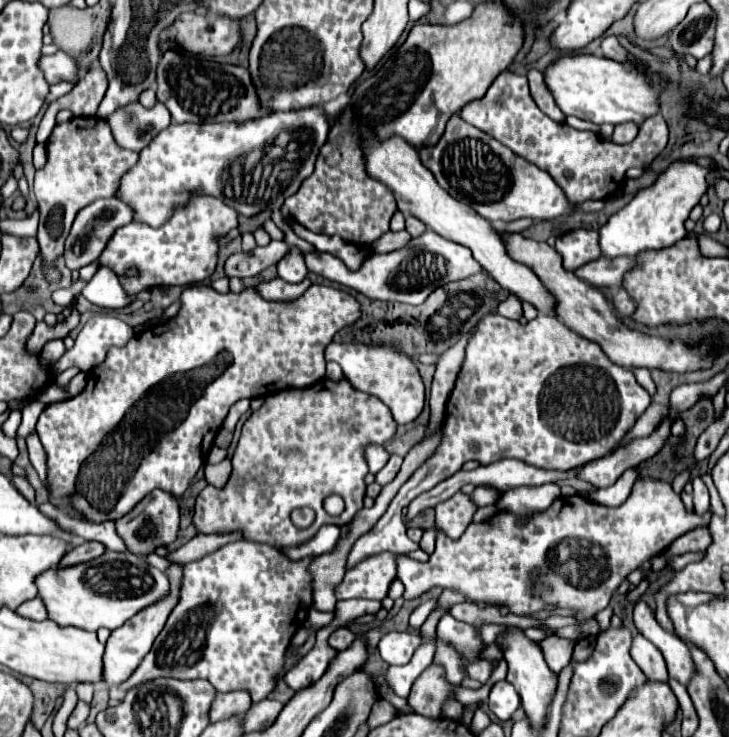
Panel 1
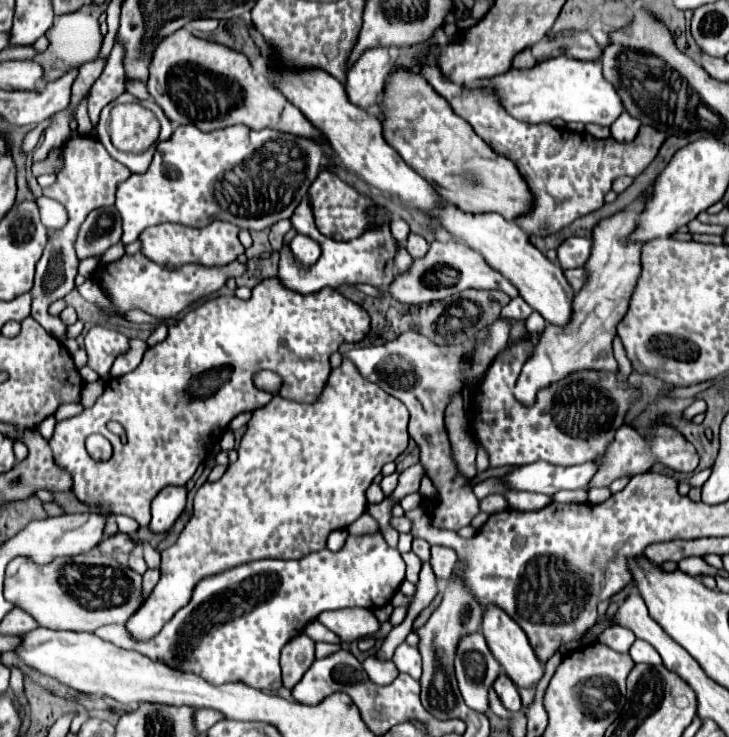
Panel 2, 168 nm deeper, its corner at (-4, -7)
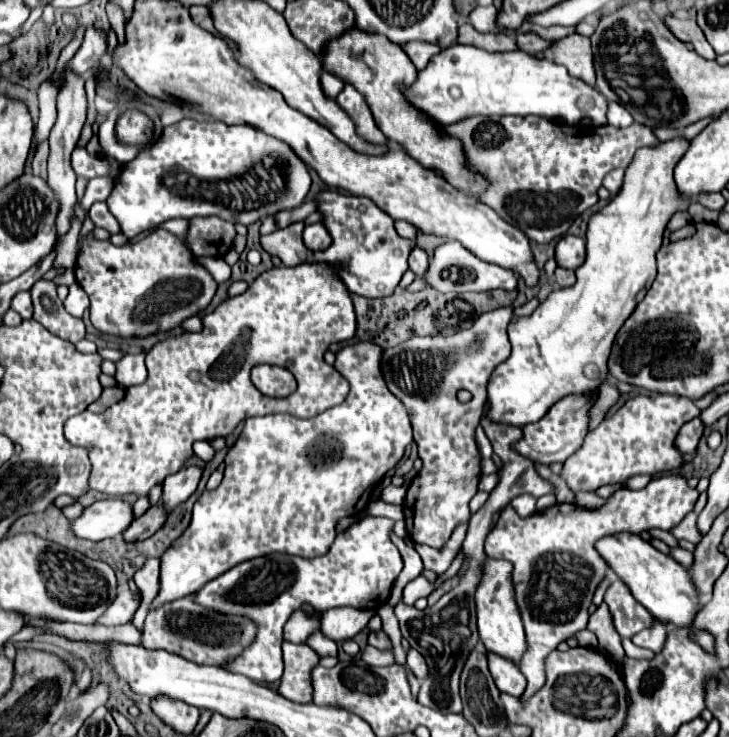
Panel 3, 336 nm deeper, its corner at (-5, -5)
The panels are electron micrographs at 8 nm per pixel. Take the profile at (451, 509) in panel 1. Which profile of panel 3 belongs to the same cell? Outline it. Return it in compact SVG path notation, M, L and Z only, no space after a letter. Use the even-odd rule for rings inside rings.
M511 306L495 308L481 314L471 328L459 330L453 336L415 336L383 352L381 368L385 382L411 418L413 440L423 460L423 468L407 488L403 502L407 532L415 544L443 548L453 530L471 518L469 500L475 496L481 478L475 428L487 400L491 370L511 354L507 326L513 318ZM459 390L469 390L473 398L465 404L459 402Z

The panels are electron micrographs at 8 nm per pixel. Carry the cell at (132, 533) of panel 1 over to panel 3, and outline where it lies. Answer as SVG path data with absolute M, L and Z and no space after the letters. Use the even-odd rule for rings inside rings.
M187 466L187 468L181 468L179 472L167 476L163 482L163 496L161 496L163 504L169 510L173 510L177 504L185 502L197 490L201 474L203 474L203 470L199 466Z

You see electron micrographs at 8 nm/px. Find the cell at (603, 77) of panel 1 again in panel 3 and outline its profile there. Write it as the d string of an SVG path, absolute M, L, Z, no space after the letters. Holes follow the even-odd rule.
M453 44L449 48L443 48L439 54L435 54L427 68L417 72L417 80L411 86L403 86L403 96L407 102L411 102L413 108L427 114L429 120L437 122L439 126L455 124L471 116L505 116L505 114L519 114L519 116L545 116L545 118L561 118L567 124L577 124L583 116L589 116L595 126L605 126L607 118L607 100L603 94L599 94L597 88L569 76L567 68L555 64L547 58L535 58L531 54L523 54L521 50L513 52L487 52L475 46L463 46Z

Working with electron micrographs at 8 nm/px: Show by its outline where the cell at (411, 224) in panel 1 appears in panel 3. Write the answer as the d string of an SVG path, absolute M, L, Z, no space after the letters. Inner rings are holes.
M415 248L415 250L411 252L411 258L409 258L409 270L411 270L415 276L423 278L425 272L427 272L427 268L429 268L427 254L425 254L421 248Z

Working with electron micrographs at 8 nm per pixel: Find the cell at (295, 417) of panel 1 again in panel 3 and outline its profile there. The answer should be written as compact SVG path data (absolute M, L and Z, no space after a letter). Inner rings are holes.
M357 342L357 344L349 344L349 346L343 346L339 352L337 352L337 358L335 358L335 364L333 368L349 382L349 394L345 398L345 402L341 402L339 406L335 408L329 408L325 410L323 414L317 414L313 418L307 418L307 420L301 420L301 418L295 418L291 414L269 414L269 416L259 416L259 418L249 418L241 436L237 438L235 446L227 452L227 458L225 458L225 476L223 476L223 482L219 484L219 488L215 490L205 490L201 494L201 498L195 502L195 508L193 508L193 518L191 518L191 524L189 524L189 530L183 532L181 538L177 538L173 542L173 546L163 554L161 558L161 590L159 590L159 596L155 598L153 606L151 608L157 608L161 606L163 602L169 602L169 600L175 600L175 598L183 598L187 594L193 594L197 592L199 588L203 588L209 580L217 578L219 574L227 572L229 568L233 568L235 564L241 564L243 560L251 560L251 558L257 558L257 556L263 556L263 554L271 554L271 552L283 552L283 554L293 554L293 556L303 556L303 558L315 558L315 556L323 556L327 554L327 550L331 548L333 540L335 540L335 522L343 516L349 516L349 514L359 514L367 508L369 500L371 500L371 492L375 490L375 486L379 484L379 480L385 476L387 470L395 468L397 462L401 460L407 444L413 442L411 438L411 422L409 422L409 416L407 412L403 410L403 404L389 392L385 380L383 380L383 372L381 372L381 354L383 354L383 348L373 344L373 342Z

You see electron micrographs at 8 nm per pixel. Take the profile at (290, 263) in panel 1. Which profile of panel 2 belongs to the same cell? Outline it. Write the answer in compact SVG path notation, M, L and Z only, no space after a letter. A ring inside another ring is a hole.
M298 234L298 236L292 240L290 250L292 250L294 258L296 258L298 262L302 262L302 266L312 266L312 264L316 264L318 258L320 258L320 246L318 246L312 238L302 236L302 234Z

